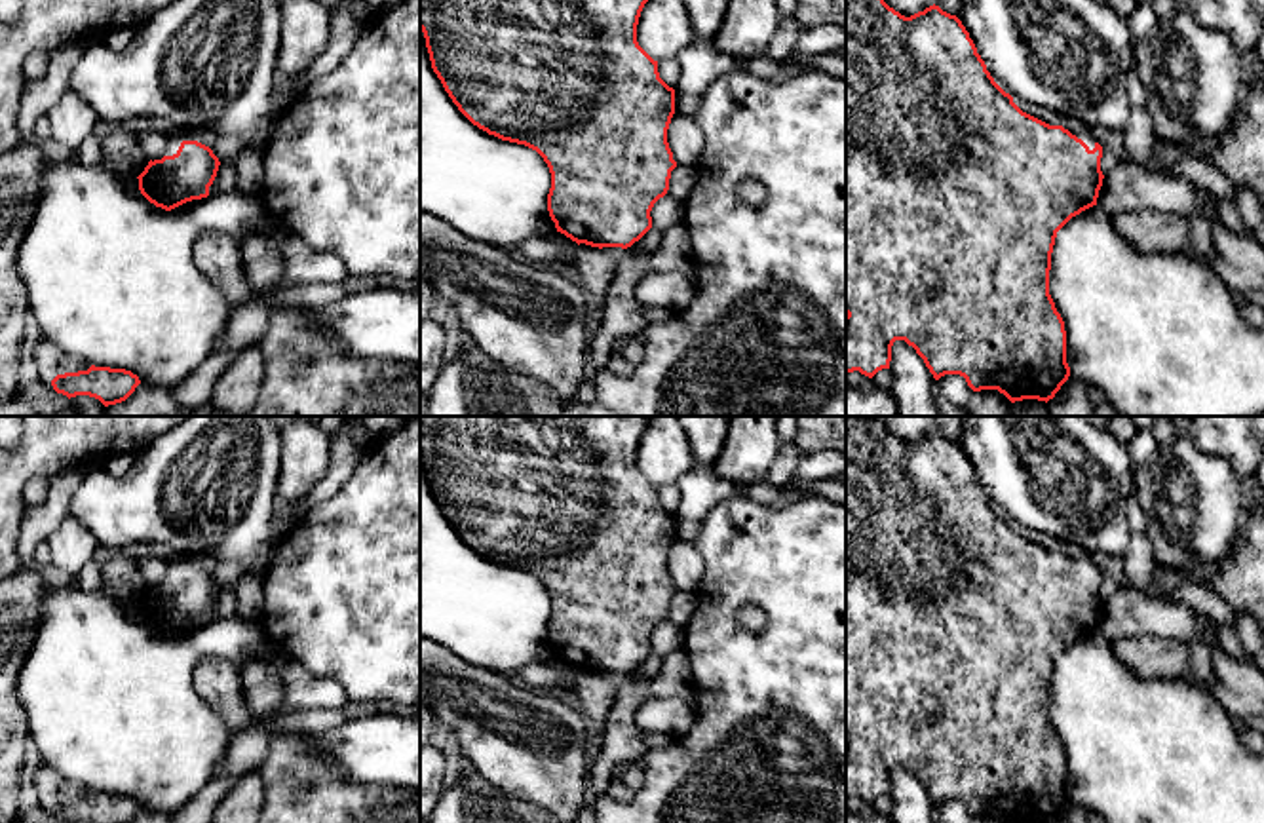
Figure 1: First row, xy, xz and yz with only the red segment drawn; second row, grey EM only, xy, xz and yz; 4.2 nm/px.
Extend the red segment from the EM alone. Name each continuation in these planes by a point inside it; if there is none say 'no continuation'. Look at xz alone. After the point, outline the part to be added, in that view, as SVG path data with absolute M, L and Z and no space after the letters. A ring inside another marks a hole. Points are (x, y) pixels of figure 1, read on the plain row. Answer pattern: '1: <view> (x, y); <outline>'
no continuation

